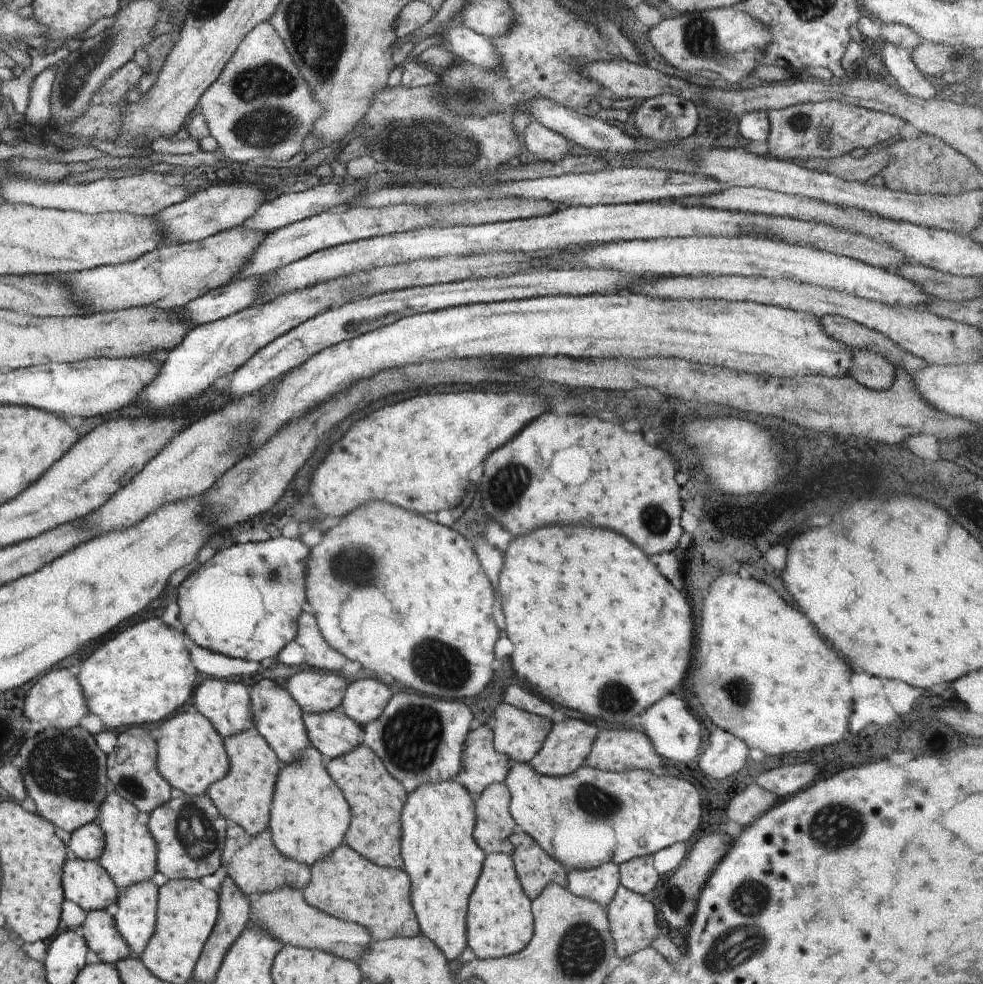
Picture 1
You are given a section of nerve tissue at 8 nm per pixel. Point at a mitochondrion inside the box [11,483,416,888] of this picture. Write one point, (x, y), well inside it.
(61, 765)

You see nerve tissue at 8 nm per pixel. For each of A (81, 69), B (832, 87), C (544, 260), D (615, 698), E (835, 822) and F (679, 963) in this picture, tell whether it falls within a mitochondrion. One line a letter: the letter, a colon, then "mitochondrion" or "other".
A: mitochondrion
B: other
C: other
D: mitochondrion
E: mitochondrion
F: other

